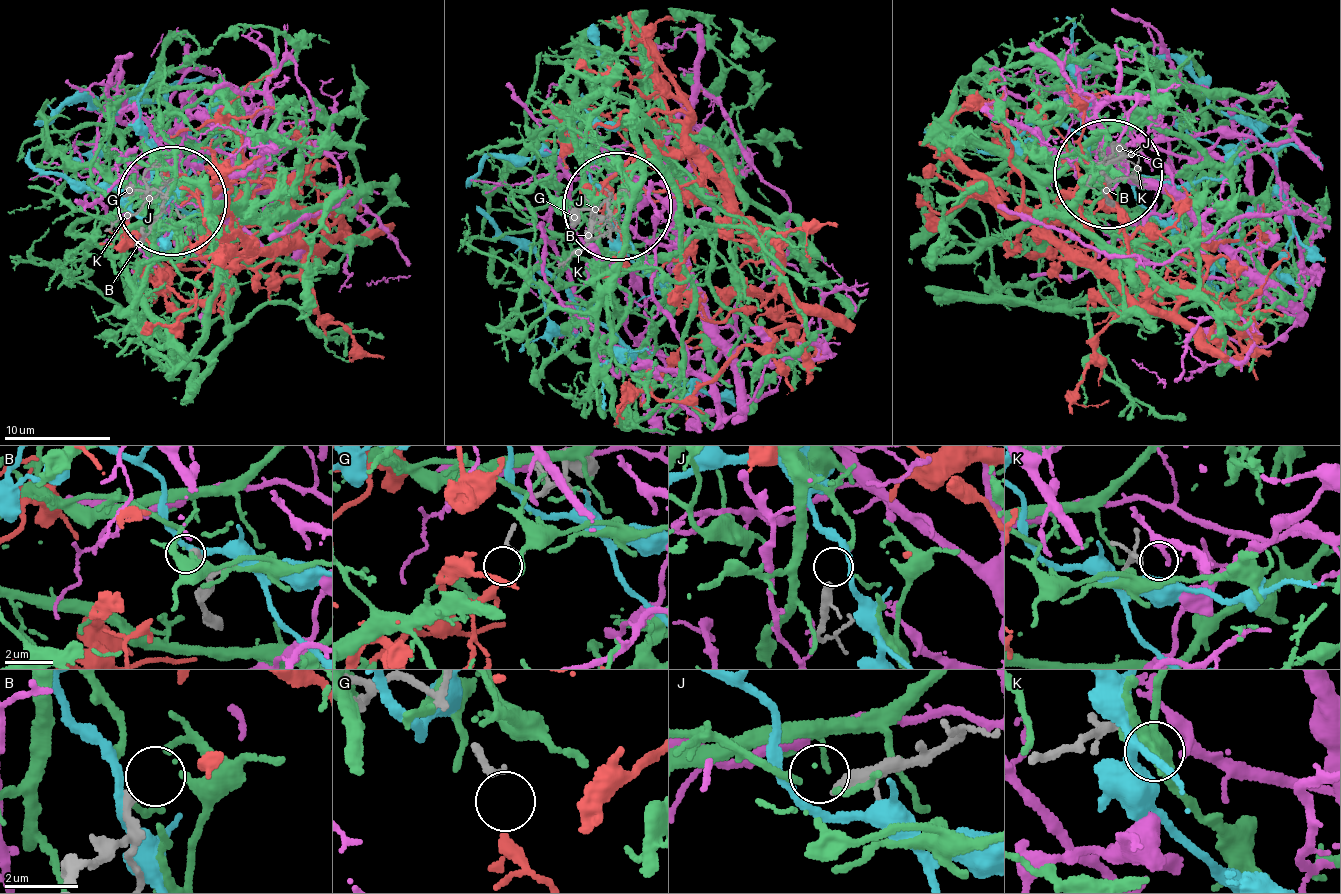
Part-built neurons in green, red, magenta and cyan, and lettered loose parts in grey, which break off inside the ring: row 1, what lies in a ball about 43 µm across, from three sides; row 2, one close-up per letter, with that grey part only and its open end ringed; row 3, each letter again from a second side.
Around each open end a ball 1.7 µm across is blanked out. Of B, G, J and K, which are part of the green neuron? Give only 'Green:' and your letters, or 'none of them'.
Green: J

